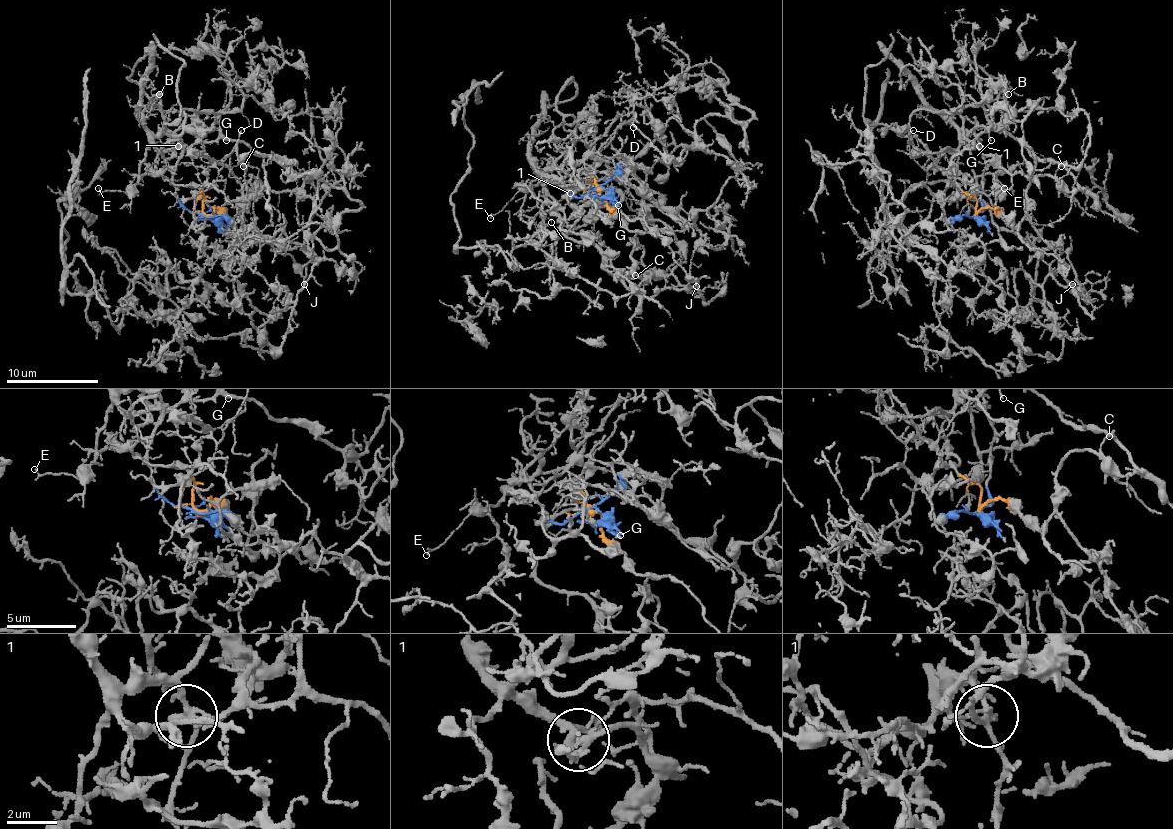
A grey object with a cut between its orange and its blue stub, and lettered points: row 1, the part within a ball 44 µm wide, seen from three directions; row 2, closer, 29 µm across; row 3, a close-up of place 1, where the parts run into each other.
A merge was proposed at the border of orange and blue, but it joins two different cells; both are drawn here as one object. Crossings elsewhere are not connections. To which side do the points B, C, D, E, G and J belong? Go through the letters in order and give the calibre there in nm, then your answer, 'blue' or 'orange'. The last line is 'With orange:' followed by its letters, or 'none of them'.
B: 110 nm thick; blue
C: 190 nm thick; orange
D: 100 nm thick; orange
E: 100 nm thick; blue
G: 100 nm thick; blue
J: 110 nm thick; orange
With orange: C, D, J

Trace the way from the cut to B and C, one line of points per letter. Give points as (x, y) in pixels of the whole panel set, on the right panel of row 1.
B: (974, 216), (984, 209), (986, 158), (979, 140), (963, 133), (951, 117), (1009, 94)
C: (974, 216), (979, 211), (993, 209), (1016, 230), (1025, 214), (1027, 184), (1034, 177), (1055, 172), (1062, 165)

